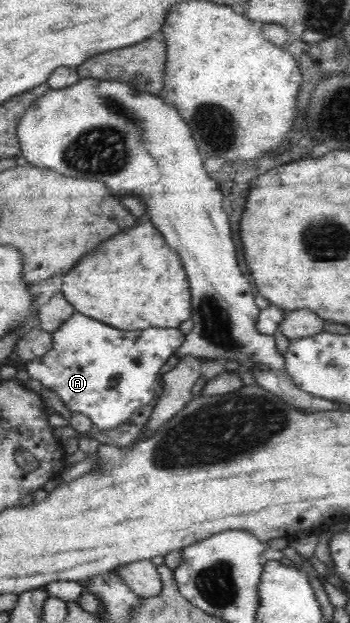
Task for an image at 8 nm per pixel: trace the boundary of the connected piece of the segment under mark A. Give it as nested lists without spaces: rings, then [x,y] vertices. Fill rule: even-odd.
[[[76,311],[58,330],[52,332],[52,338],[51,350],[26,365],[29,376],[40,380],[43,388],[57,394],[71,414],[88,416],[94,426],[102,431],[130,422],[132,414],[140,406],[146,406],[156,398],[154,389],[157,387],[160,368],[174,356],[176,349],[185,341],[185,334],[179,328],[166,327],[120,330]]]

